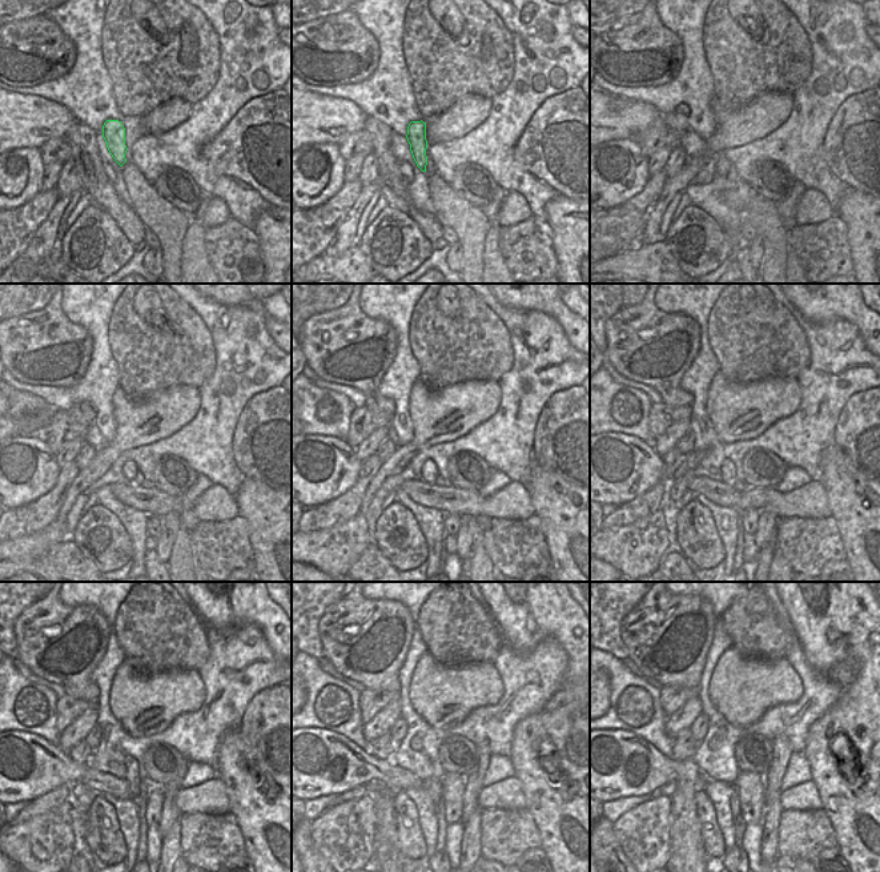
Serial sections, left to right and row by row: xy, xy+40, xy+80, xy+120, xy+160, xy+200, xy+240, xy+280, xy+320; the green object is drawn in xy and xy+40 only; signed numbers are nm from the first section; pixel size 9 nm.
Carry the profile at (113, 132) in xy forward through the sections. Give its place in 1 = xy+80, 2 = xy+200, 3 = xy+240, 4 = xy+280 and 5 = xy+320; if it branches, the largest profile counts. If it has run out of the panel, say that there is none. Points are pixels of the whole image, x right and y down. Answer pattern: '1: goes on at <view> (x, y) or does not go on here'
1: goes on at xy+80 (722, 165)
2: goes on at xy+200 (727, 470)
3: goes on at xy+240 (132, 776)
4: goes on at xy+280 (434, 786)
5: goes on at xy+320 (735, 803)

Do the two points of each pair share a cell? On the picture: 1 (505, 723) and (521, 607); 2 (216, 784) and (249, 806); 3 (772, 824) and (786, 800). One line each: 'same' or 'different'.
1: different
2: different
3: different

